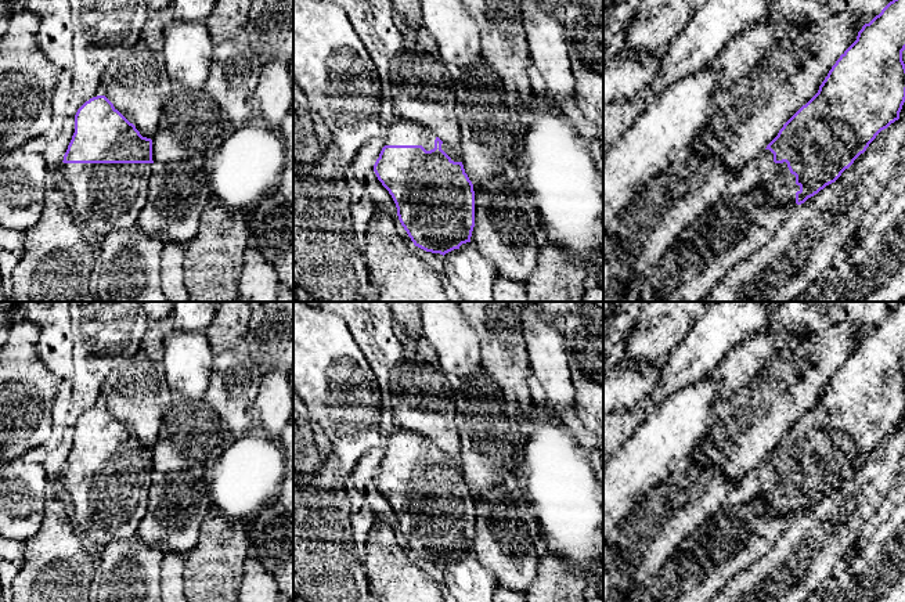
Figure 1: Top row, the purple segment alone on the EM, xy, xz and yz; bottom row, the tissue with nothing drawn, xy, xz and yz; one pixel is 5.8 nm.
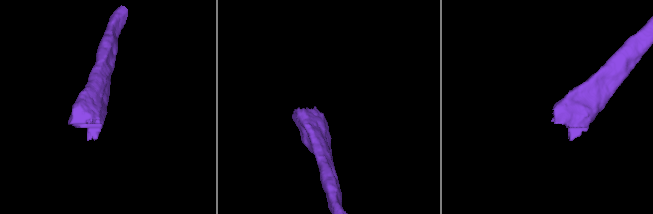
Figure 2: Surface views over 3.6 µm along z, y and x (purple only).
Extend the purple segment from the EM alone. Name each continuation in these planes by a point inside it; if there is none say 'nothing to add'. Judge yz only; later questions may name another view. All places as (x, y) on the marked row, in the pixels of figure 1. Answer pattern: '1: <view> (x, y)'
1: yz (779, 184)

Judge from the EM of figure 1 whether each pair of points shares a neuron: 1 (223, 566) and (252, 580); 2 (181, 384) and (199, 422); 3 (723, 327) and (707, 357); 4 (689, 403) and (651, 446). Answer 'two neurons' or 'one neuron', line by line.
1: two neurons
2: two neurons
3: one neuron
4: one neuron

